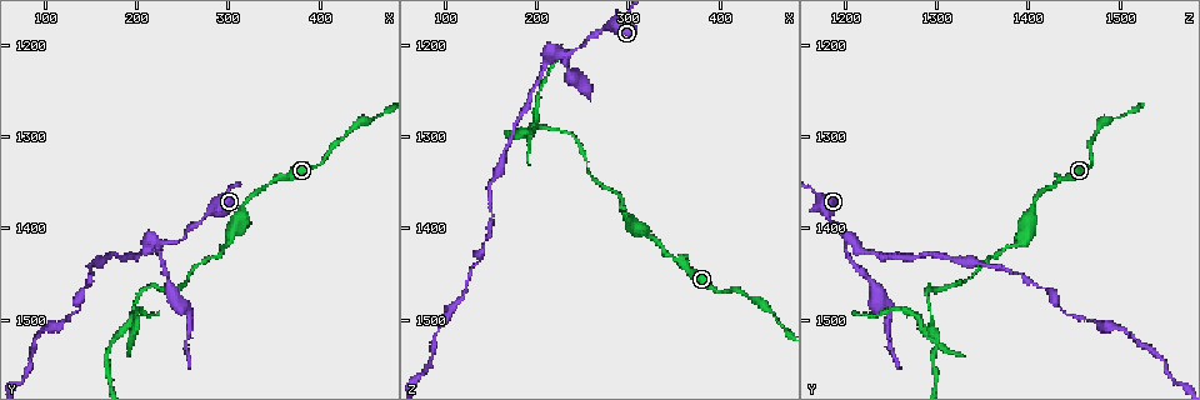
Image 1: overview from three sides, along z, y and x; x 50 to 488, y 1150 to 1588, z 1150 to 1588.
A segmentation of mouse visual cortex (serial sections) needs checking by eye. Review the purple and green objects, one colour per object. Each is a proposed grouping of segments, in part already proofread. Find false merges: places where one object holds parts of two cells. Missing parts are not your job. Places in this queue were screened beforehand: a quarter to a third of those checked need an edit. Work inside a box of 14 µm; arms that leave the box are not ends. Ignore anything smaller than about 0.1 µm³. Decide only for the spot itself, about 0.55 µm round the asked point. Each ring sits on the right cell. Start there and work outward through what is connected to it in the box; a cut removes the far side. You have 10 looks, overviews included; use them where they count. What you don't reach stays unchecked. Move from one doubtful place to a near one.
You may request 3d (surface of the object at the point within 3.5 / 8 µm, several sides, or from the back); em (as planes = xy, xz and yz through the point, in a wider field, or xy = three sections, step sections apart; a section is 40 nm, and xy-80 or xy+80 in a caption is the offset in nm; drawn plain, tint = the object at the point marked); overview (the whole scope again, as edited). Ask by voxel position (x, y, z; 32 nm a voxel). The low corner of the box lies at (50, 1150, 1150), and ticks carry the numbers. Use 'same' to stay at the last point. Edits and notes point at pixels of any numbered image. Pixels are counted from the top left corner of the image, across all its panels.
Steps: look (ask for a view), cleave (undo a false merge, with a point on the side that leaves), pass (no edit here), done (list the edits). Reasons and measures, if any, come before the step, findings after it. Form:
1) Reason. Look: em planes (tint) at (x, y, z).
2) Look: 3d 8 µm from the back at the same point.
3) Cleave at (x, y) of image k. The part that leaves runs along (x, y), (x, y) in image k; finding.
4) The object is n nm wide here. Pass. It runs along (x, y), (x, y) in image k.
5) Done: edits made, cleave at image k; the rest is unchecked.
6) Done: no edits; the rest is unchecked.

Look: 3d 3.5 µm at (355, 1345, 1435).

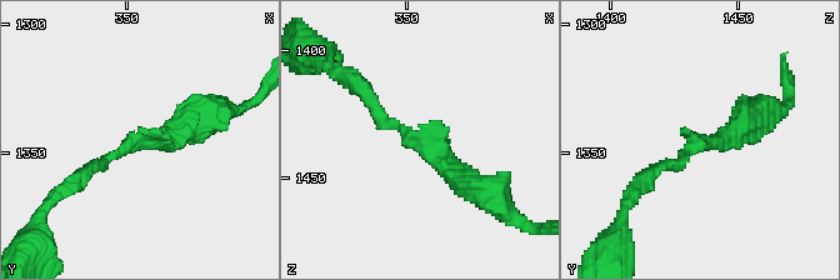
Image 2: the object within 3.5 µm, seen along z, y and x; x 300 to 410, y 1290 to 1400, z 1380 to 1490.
The arms are 150, 350 nm wide; now the EM. Look: em planes (tint) at (354, 1346, 1436).

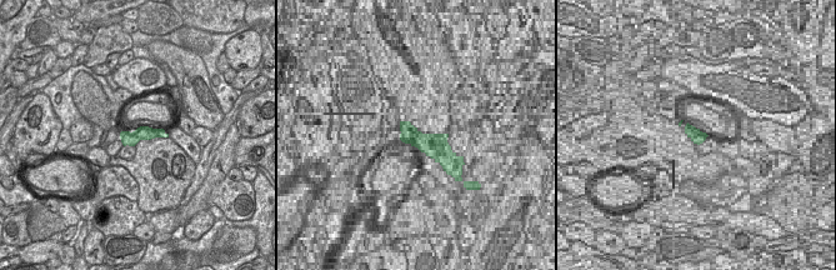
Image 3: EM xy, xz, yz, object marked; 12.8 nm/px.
Look: em xy step 2 (tint) at the same point.

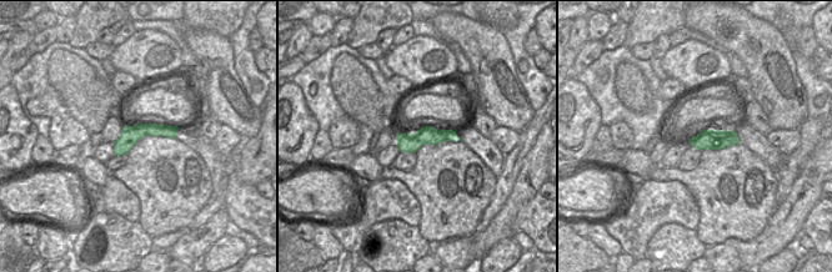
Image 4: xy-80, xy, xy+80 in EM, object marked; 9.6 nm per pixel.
The object is 190 nm wide here. Pass. It runs along (173, 129), (138, 131), (116, 152) in image 4; continuous, no second cell.

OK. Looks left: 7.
Branch point. Look: 3d 3.5 µm from the back at (190, 1505, 1295).

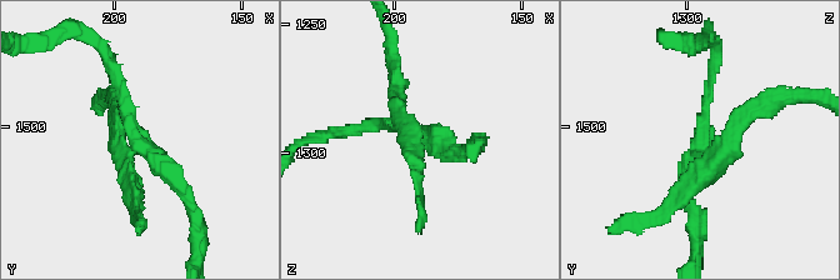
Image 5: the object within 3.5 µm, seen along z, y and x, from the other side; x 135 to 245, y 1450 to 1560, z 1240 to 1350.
Shape alone is not enough. Look: em xy step 2 (tint) at (191, 1507, 1295).

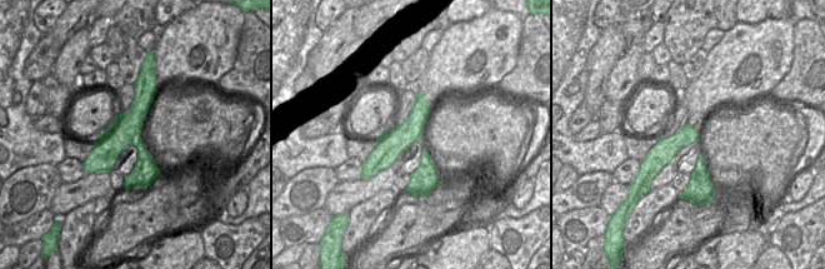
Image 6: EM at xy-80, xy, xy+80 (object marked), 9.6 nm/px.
Cleave at (739, 120) of image 5. The part that leaves runs along (708, 154), (746, 111), (794, 100) in image 5; a second cell is stuck on.

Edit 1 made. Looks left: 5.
Calibre changes. Look: em planes (tint) at (275, 1390, 1185).

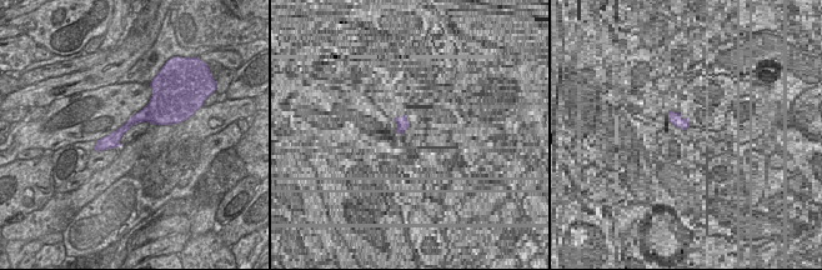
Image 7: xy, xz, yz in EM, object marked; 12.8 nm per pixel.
Wider look. Look: 3d 3.5 µm at the same point.

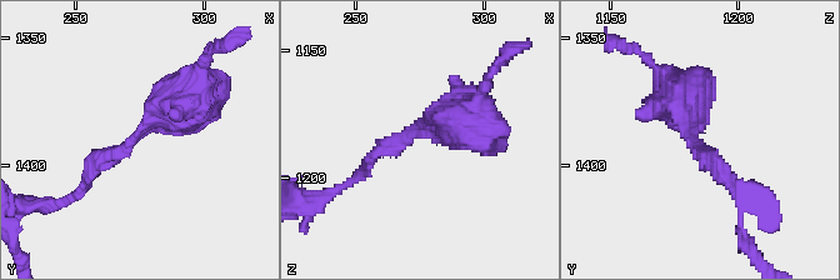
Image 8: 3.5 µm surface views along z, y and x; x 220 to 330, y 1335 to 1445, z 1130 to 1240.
The object is 160 nm wide here. Pass. It runs along (169, 121), (139, 116), (99, 146) in image 7; all the same cell.

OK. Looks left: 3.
A narrow waist. Look: 3d 3.5 µm at (220, 1420, 1210).

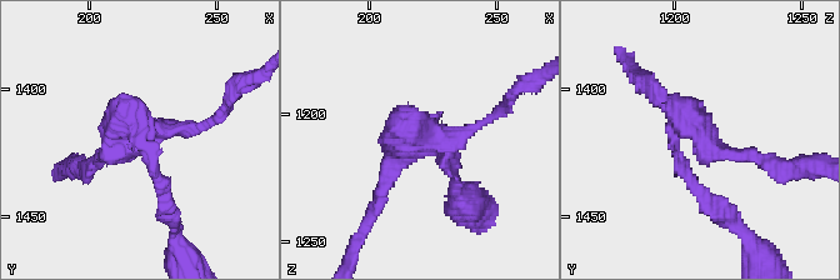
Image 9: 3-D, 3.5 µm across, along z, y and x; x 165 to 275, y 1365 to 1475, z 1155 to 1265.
Shape alone is not enough. Look: em planes (tint) at (223, 1416, 1211).

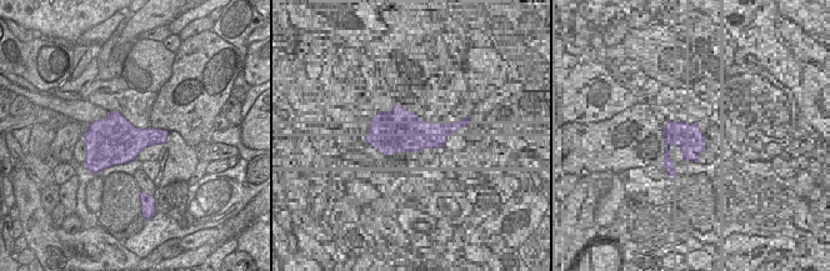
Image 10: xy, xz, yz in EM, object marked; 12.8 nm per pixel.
Cleave at (689, 178) of image 9. The part that leaves runs along (679, 138), (681, 169), (736, 226) in image 9; two cells meet here.

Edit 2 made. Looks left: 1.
Done: edits made, cleave at image 5, cleave at image 9; the rest is unchecked.

